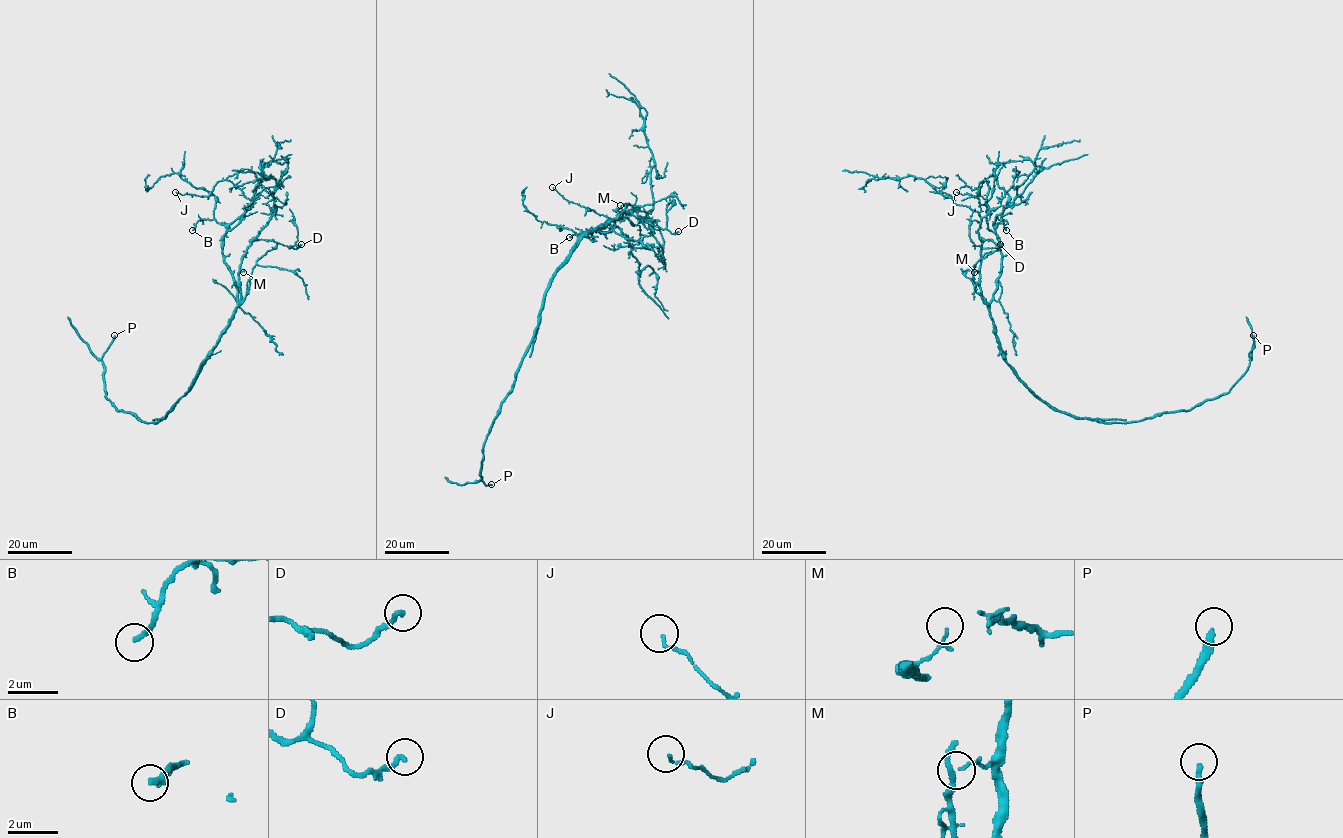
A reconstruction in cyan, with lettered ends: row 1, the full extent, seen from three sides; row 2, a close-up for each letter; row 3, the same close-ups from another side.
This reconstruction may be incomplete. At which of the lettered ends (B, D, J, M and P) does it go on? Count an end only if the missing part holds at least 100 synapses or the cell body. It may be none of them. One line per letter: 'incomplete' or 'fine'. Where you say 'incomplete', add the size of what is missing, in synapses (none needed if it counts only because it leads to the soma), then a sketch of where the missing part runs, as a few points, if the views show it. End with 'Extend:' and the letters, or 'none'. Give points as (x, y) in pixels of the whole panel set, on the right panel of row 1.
B: fine
D: fine
J: fine
M: fine
P: incomplete; 300 synapses; course (1253, 335), (1240, 293), (1165, 232), (1128, 184), (1095, 181), (1088, 172), (1094, 159), (1060, 147), (1023, 119)
Extend: P

